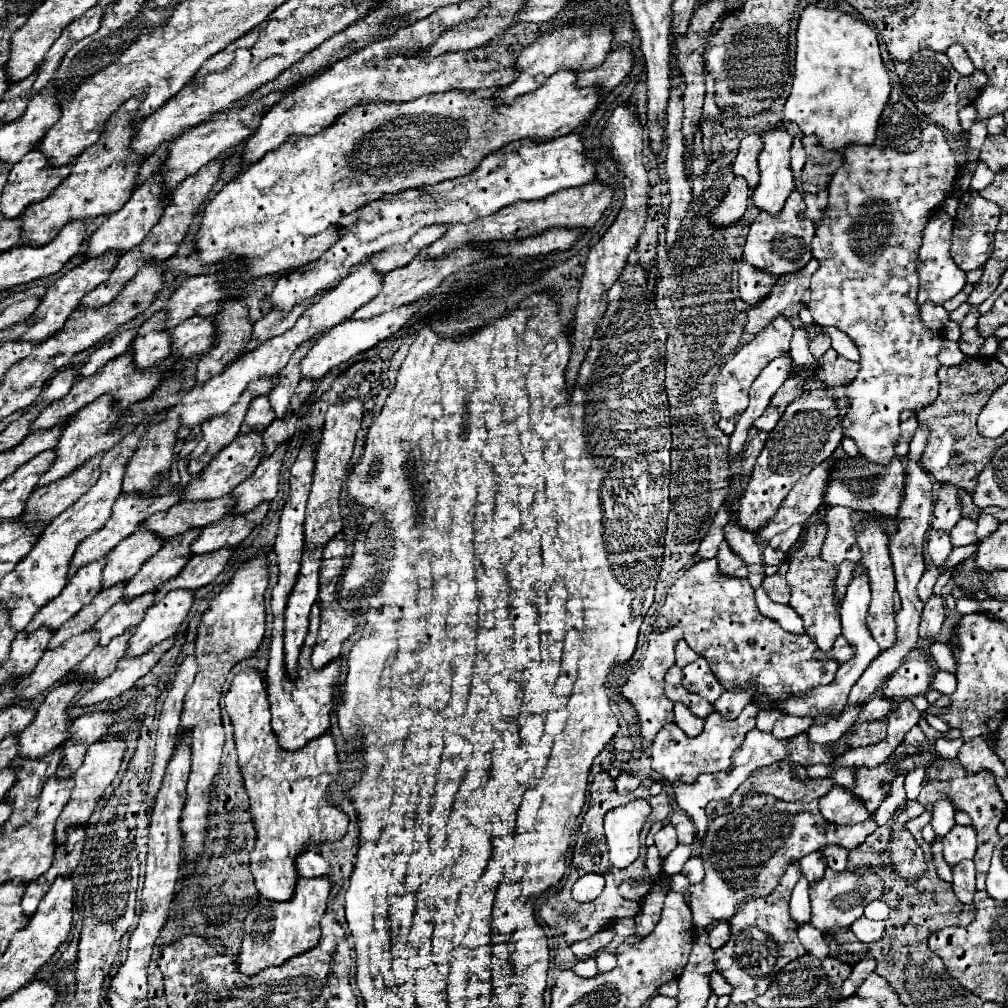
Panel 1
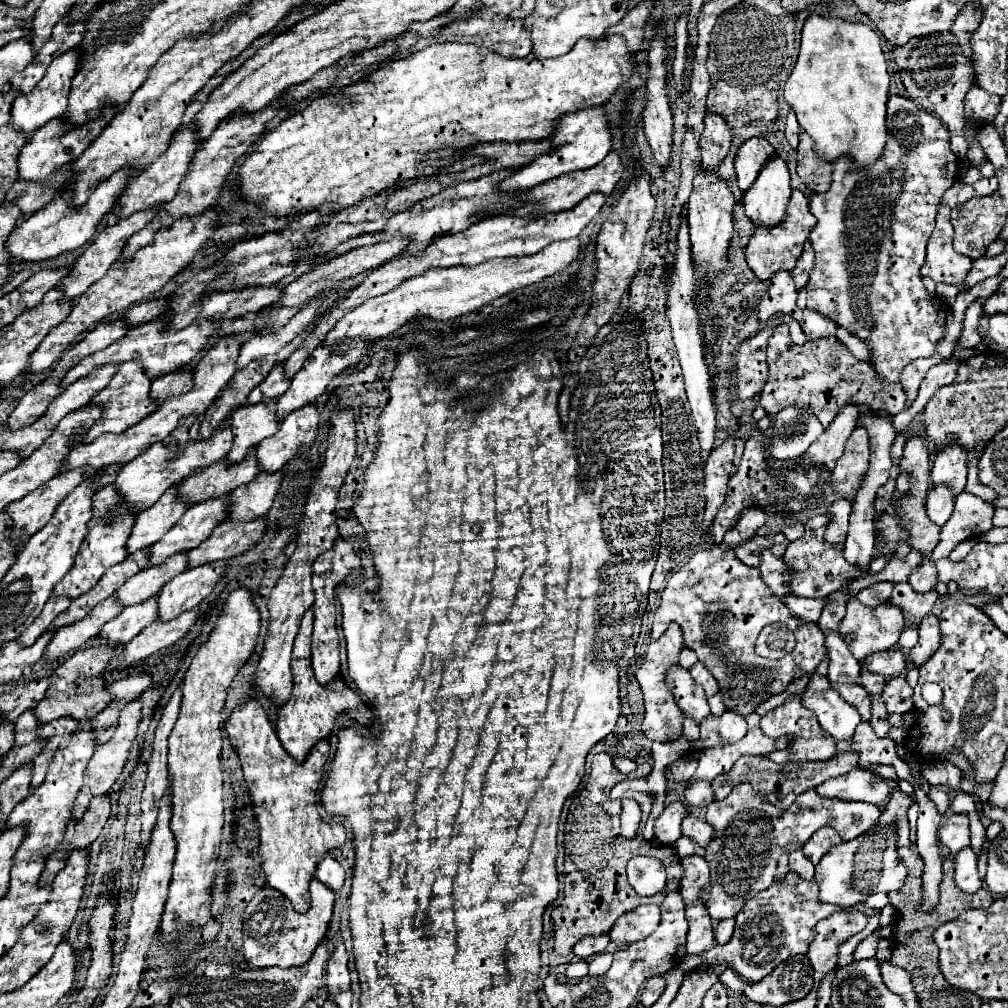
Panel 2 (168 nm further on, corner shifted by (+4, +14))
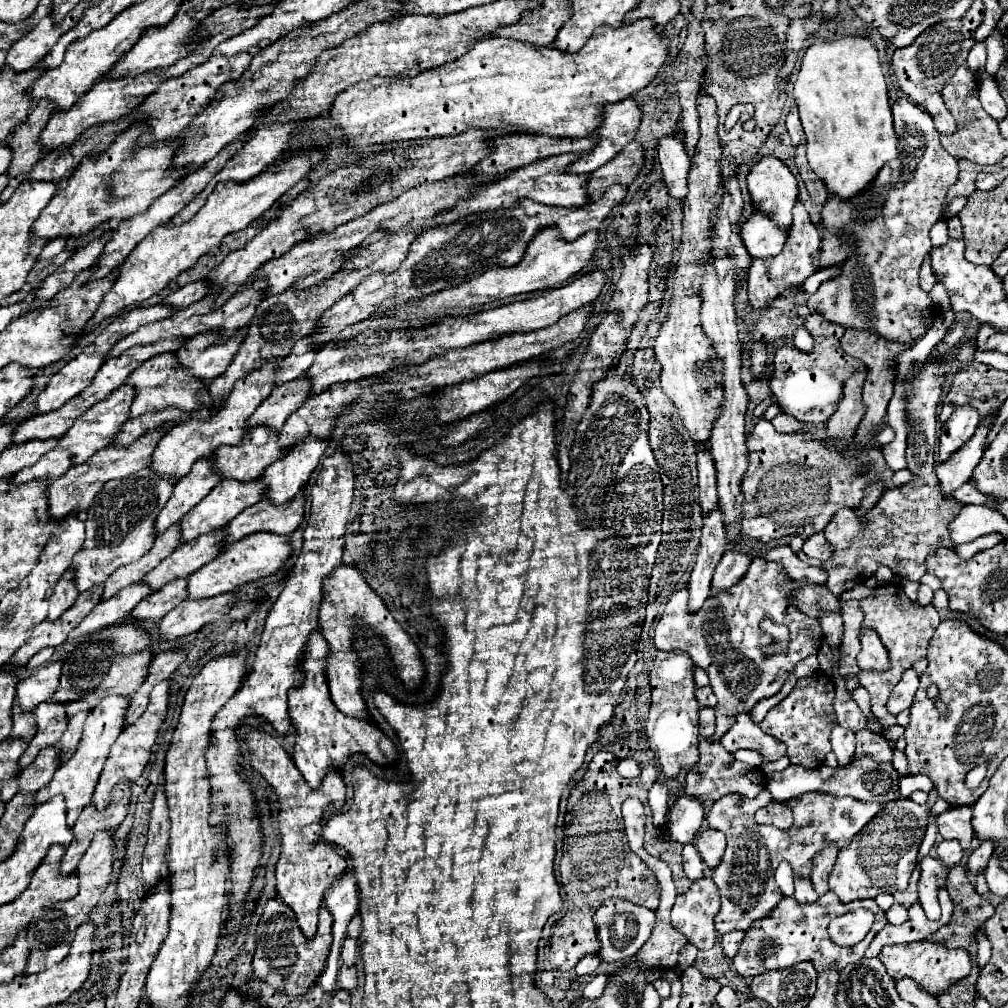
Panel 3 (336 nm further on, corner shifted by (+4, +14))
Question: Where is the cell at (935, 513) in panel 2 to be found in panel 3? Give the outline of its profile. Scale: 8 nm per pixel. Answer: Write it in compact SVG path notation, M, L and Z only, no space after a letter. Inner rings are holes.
M990 417L990 421L986 421L986 425L978 425L974 437L966 445L962 445L962 449L954 451L944 463L938 463L934 467L938 481L940 481L940 491L946 499L950 499L948 495L972 477L972 471L978 465L978 461L982 459L982 453L986 449L986 435L992 429L994 421L996 421L996 417Z

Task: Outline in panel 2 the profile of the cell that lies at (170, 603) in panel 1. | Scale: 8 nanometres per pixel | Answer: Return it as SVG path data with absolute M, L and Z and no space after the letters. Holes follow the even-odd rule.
M218 561L214 565L200 565L188 569L170 579L156 595L158 619L170 621L184 611L194 609L206 595L210 595L210 591L224 573L224 567L226 563Z

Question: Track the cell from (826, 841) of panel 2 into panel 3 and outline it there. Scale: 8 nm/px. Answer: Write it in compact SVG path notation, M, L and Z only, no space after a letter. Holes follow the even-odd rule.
M830 845L826 849L822 849L822 853L814 859L814 871L812 871L812 885L816 889L818 895L828 893L828 885L826 885L826 877L830 875L830 869L834 867L834 861L838 857L838 849L836 845Z

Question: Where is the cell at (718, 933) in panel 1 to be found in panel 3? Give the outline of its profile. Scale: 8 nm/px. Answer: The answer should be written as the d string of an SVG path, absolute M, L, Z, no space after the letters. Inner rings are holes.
M734 931L734 933L726 933L726 935L722 935L720 937L720 943L722 943L722 949L724 949L724 953L732 959L736 953L738 953L738 947L740 947L740 943L742 943L742 939L744 939L744 933L742 931Z

